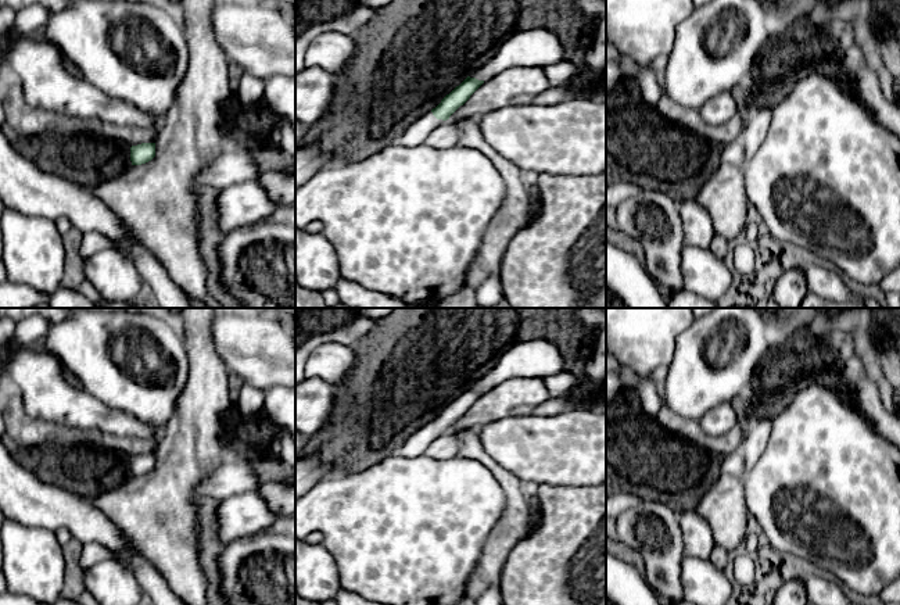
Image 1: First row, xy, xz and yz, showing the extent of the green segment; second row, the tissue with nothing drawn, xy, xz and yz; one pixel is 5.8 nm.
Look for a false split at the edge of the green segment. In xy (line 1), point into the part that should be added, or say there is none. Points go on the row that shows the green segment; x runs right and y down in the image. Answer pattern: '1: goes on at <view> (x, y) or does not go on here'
1: does not go on here

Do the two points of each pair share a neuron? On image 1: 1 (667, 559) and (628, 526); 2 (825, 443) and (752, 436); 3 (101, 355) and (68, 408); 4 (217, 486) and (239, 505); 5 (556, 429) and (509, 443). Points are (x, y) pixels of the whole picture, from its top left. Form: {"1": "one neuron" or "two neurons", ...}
{"1": "one neuron", "2": "two neurons", "3": "two neurons", "4": "two neurons", "5": "one neuron"}

